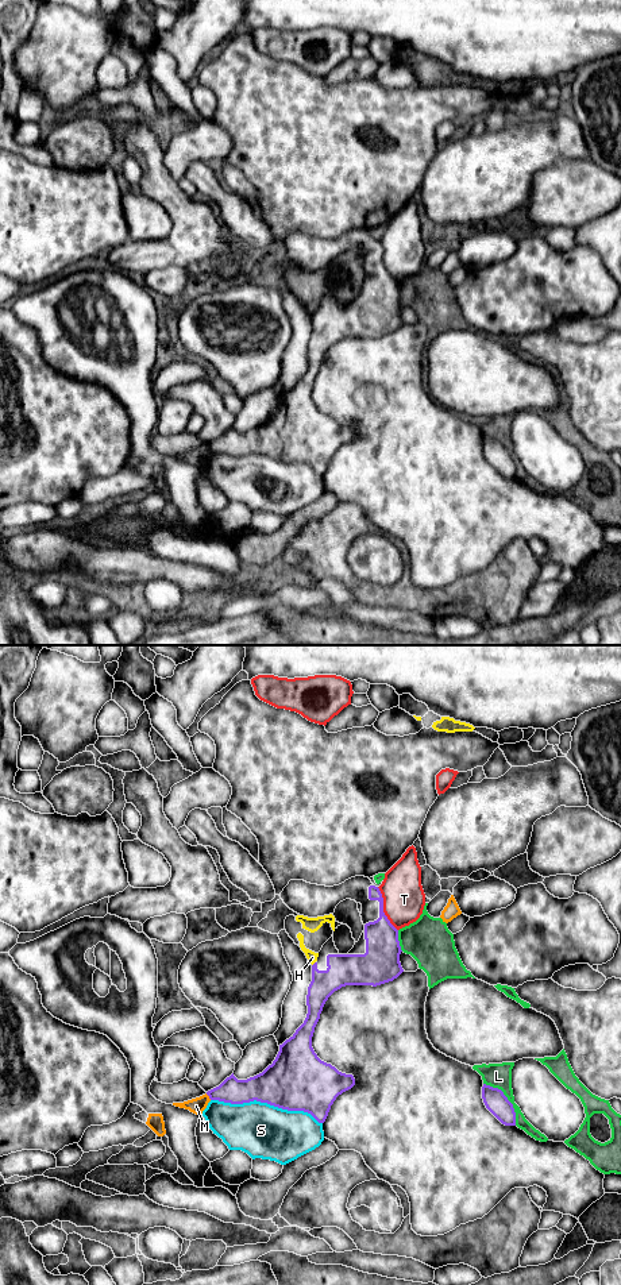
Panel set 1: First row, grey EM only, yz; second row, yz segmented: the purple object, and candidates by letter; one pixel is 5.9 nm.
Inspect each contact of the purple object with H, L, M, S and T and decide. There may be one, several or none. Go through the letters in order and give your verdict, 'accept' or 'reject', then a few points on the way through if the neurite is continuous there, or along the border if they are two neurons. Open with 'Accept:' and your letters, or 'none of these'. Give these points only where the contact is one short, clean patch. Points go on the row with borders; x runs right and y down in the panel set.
Accept: none of these
H: reject; border along yz (315, 961), (312, 965)
L: reject
M: reject
S: reject
T: reject

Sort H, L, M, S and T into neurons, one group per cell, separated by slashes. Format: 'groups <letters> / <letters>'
groups H / L / M / S / T

